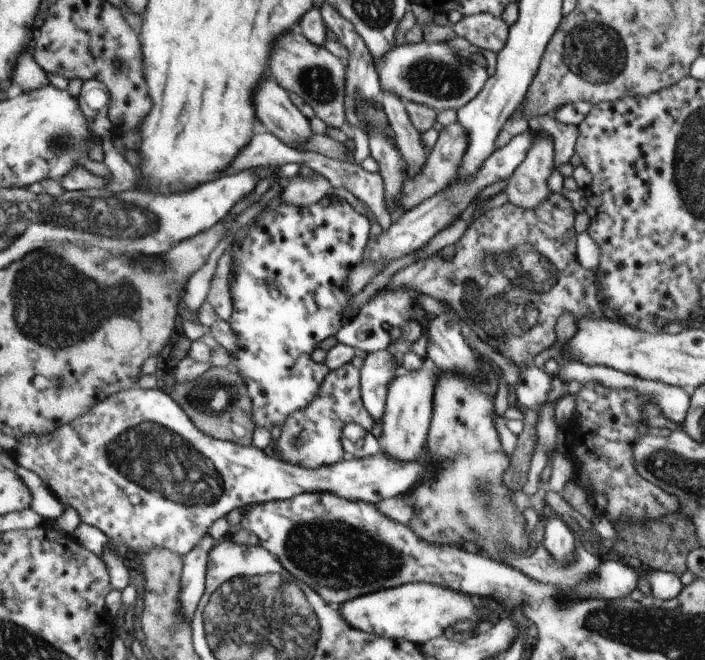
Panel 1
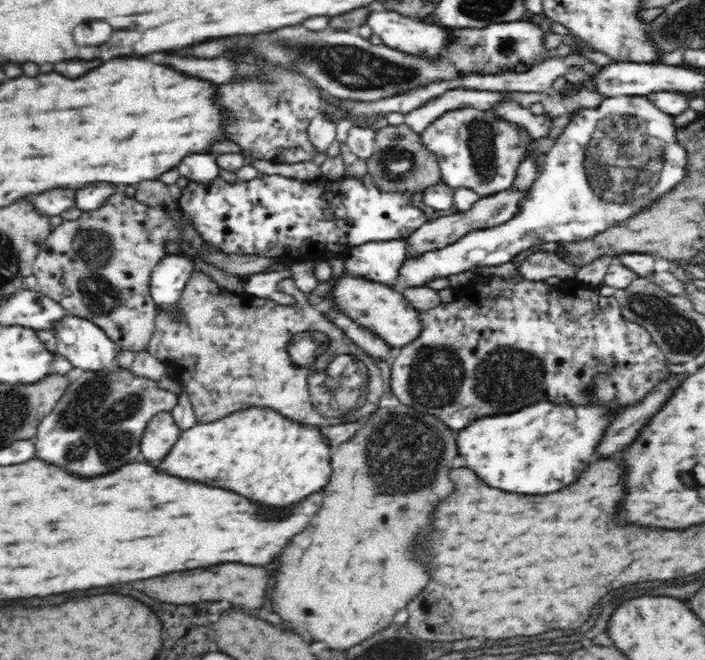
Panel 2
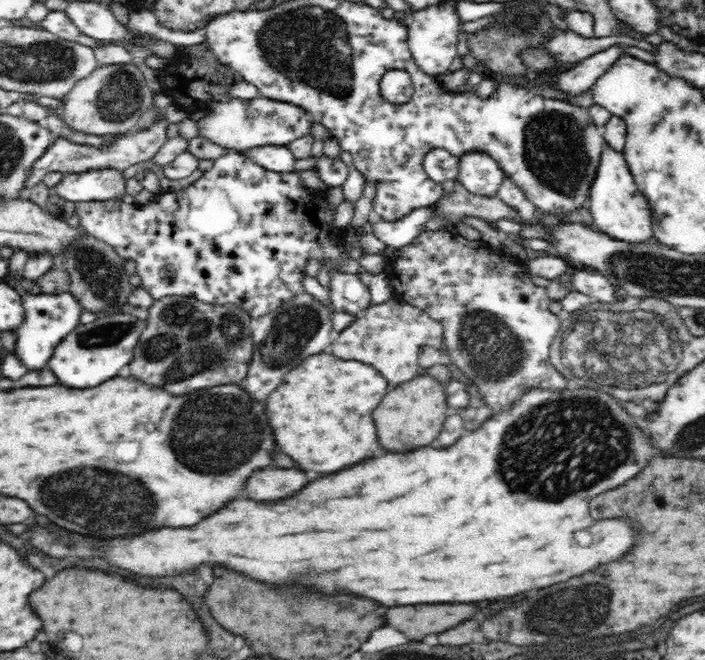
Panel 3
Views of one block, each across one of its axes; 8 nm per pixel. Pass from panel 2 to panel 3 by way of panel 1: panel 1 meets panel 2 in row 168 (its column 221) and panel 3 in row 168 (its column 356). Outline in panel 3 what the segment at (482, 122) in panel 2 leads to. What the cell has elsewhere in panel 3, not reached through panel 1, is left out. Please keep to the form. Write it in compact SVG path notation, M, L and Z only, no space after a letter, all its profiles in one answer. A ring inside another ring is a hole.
M468 152L466 155L458 156L459 180L466 190L472 194L480 196L496 197L497 190L503 180L506 178L504 171L496 160L492 159L489 154L484 152Z

